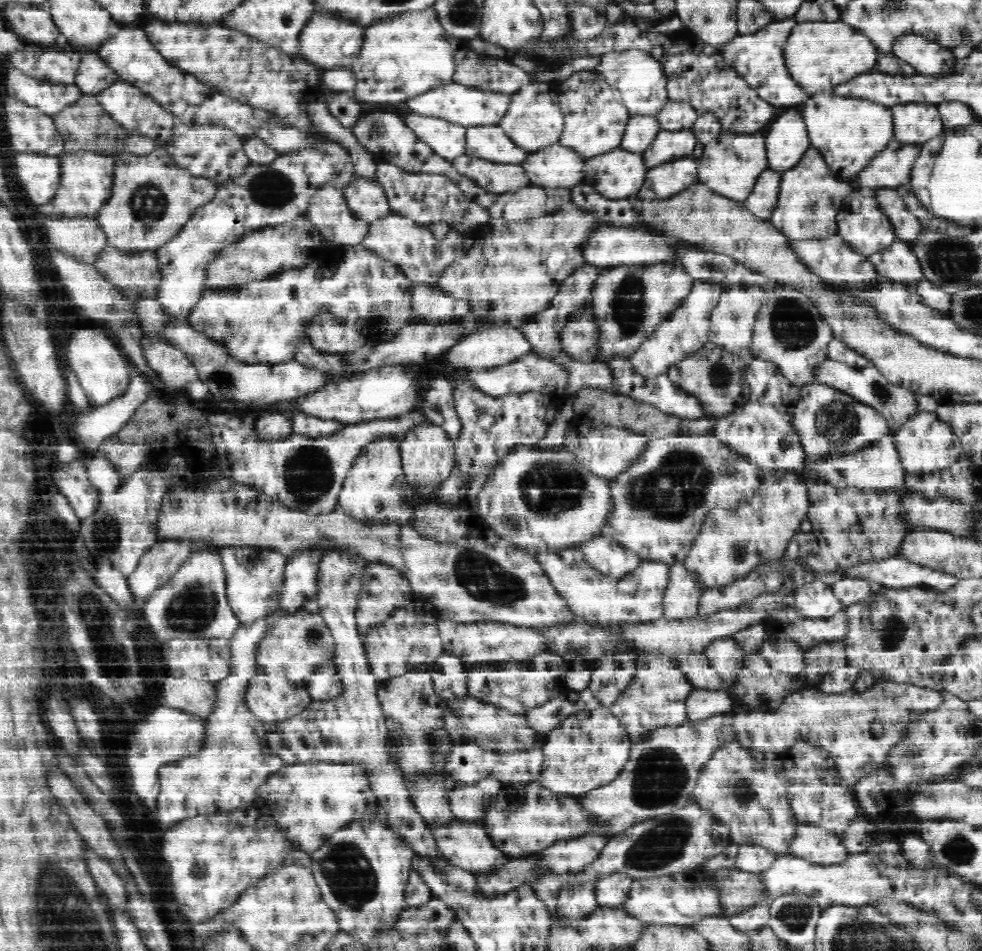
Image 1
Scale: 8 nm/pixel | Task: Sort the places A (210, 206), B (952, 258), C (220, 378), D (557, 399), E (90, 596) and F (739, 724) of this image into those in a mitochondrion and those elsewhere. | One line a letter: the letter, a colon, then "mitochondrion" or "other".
A: other
B: mitochondrion
C: mitochondrion
D: other
E: mitochondrion
F: other

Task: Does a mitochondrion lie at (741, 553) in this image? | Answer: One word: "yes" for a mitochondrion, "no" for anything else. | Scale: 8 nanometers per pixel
yes

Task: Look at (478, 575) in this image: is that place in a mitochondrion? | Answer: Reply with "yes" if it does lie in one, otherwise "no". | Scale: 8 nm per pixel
yes

